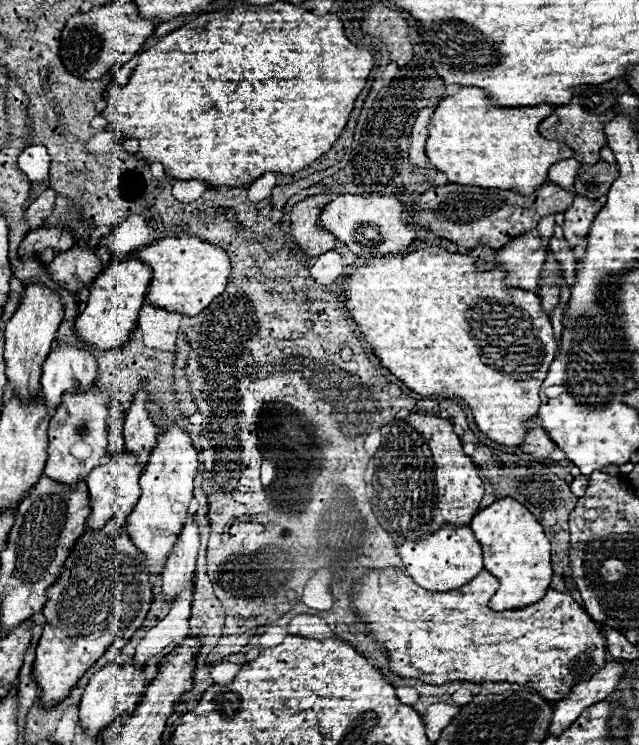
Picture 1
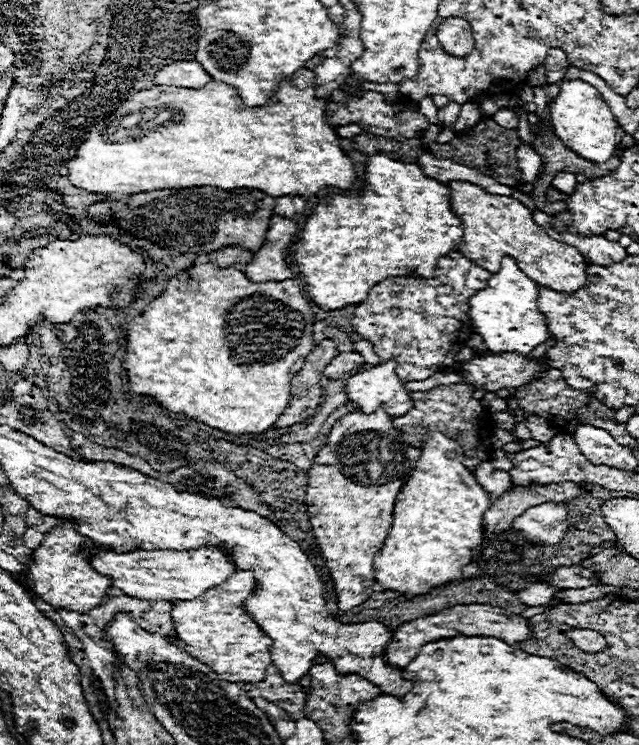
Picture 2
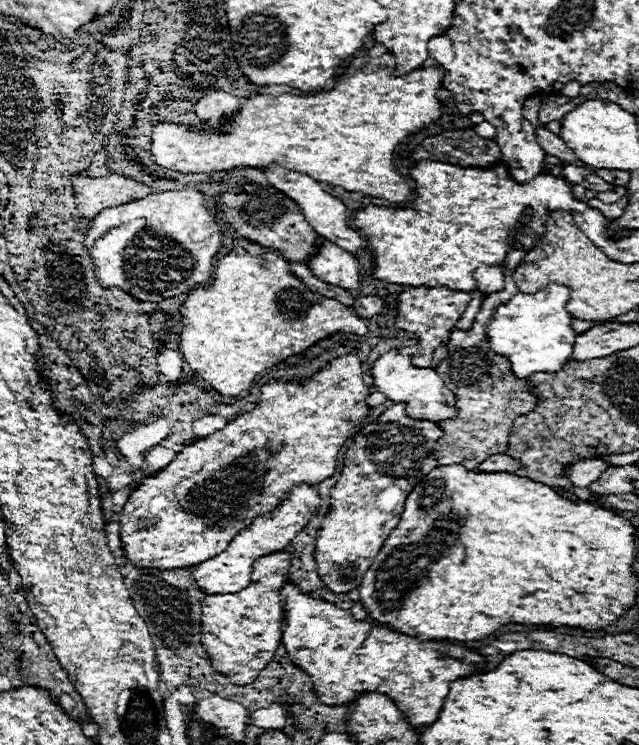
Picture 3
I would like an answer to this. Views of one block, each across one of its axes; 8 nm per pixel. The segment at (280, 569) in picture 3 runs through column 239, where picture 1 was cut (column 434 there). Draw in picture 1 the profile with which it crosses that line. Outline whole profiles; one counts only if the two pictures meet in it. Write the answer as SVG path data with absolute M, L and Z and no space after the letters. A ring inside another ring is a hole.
M392 568L374 572L370 570L360 584L354 586L352 606L362 616L364 624L376 636L390 658L390 668L402 678L420 678L426 684L440 686L446 682L466 680L466 682L516 682L532 684L534 690L546 700L562 700L568 696L572 684L590 680L594 672L606 664L606 648L602 630L590 620L590 616L580 608L580 604L556 590L548 590L544 600L530 604L526 608L512 608L504 612L494 612L488 608L488 600L496 592L496 578L490 572L480 572L472 582L460 590L450 592L430 592L420 588L406 572Z

